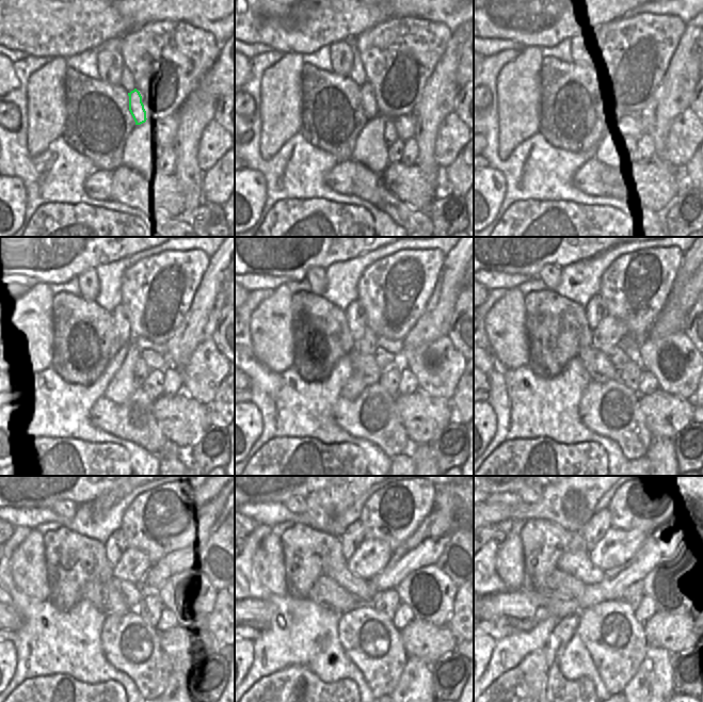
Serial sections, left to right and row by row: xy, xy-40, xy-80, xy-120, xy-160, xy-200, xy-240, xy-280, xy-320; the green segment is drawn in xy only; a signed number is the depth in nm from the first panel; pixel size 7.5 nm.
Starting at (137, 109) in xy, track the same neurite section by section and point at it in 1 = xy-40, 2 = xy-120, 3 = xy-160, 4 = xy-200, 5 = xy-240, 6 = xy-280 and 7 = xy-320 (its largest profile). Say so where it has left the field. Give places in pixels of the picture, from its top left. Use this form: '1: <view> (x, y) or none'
1: xy-40 (368, 99)
2: xy-120 (120, 318)
3: xy-160 (355, 312)
4: xy-200 (595, 310)
5: xy-240 (116, 544)
6: xy-280 (353, 536)
7: xy-320 (598, 524)

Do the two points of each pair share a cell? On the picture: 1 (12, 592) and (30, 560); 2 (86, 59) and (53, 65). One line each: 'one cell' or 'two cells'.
1: two cells
2: two cells

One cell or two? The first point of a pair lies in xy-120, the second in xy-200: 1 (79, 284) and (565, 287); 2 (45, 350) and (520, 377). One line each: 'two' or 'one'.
1: two
2: two

